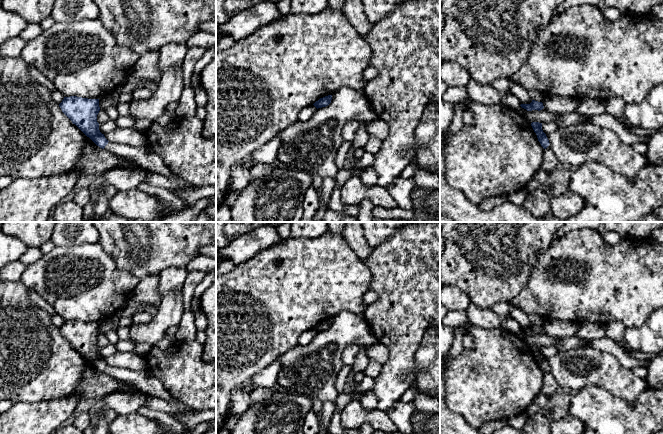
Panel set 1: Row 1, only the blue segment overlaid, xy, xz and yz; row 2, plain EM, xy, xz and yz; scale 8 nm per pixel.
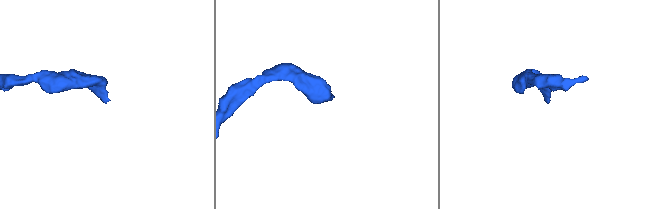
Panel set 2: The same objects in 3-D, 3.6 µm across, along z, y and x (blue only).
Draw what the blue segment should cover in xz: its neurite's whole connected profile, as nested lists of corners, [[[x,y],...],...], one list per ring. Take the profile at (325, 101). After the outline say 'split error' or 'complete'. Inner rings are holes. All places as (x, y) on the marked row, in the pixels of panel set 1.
[[[332,95],[325,96],[316,101],[313,105],[318,109],[322,107],[326,107],[331,103]]]; complete

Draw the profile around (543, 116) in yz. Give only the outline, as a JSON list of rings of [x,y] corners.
[[[519,106],[516,109],[527,121],[528,123],[539,122],[539,123],[547,123],[547,122],[556,122],[558,120],[558,114],[551,113],[546,109],[543,110],[532,110],[527,111],[526,109]]]

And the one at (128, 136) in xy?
[[[116,127],[104,134],[104,136],[109,142],[131,145],[134,147],[147,146],[145,133],[138,132],[134,128]]]

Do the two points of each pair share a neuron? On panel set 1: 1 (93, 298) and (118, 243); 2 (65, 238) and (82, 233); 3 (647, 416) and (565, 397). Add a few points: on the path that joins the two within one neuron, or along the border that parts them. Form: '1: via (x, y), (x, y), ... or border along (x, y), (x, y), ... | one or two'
1: border along (98, 241), (113, 259), (119, 270), (130, 272) | two
2: via (69, 234), (78, 233) | one
3: border along (572, 394), (568, 412) | two

